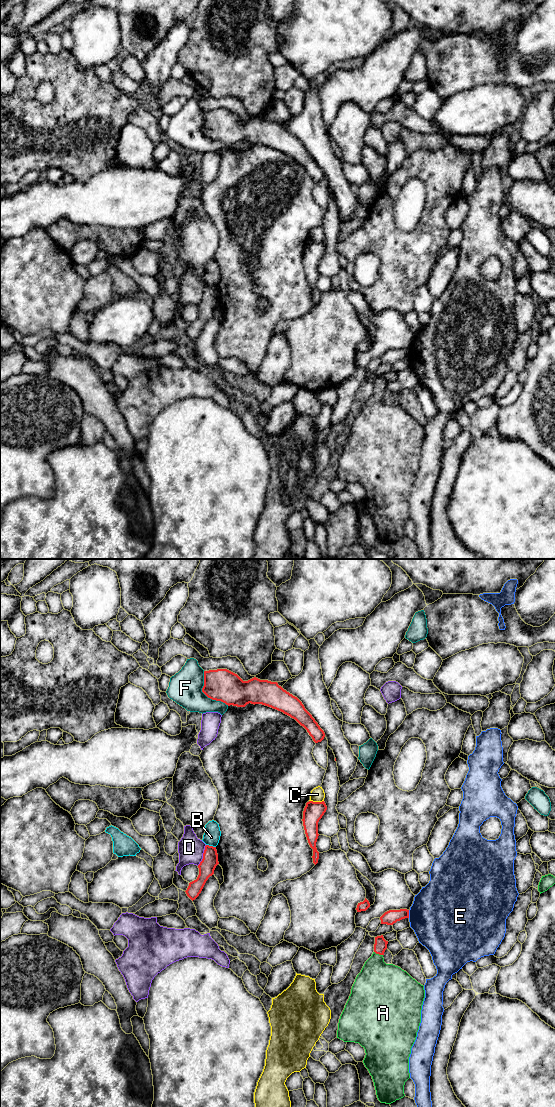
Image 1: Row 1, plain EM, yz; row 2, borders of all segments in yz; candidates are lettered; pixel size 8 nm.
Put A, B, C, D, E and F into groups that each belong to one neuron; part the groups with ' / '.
A / B / C / D / E / F

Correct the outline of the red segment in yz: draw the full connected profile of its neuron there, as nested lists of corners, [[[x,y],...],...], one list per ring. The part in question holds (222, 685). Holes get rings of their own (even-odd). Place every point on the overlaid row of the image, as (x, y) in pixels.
[[[227,669],[204,671],[202,692],[210,699],[226,705],[245,707],[247,704],[262,704],[295,719],[303,726],[315,743],[321,742],[325,733],[302,702],[277,682],[260,680],[256,677],[243,681]]]

